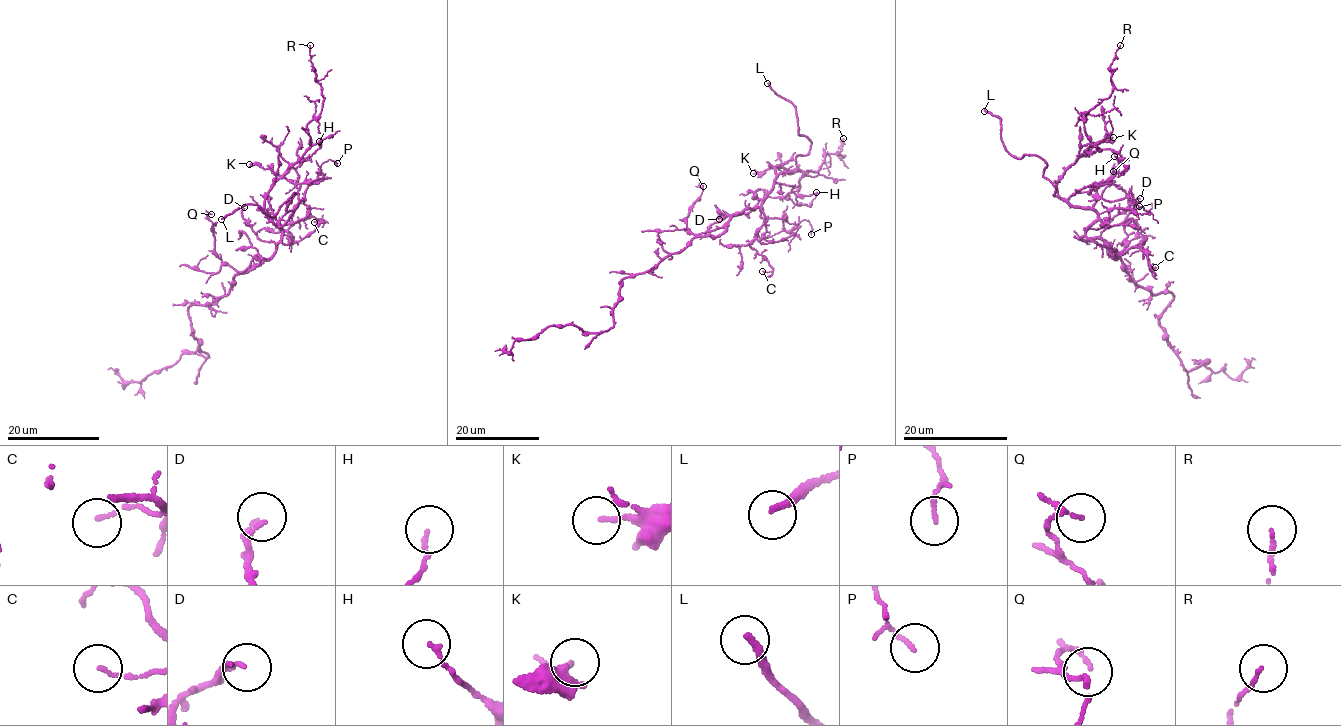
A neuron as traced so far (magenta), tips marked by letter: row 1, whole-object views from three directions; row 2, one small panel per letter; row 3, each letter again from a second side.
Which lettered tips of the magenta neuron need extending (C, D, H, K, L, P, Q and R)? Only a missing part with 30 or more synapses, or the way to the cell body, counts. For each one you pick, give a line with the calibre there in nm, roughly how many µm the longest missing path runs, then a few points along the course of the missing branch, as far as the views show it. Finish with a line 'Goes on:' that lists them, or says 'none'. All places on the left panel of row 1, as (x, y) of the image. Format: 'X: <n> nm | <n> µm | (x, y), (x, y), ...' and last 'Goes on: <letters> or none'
L: 200 nm | 25 µm | (221, 219), (166, 230), (128, 229)
Goes on: L

